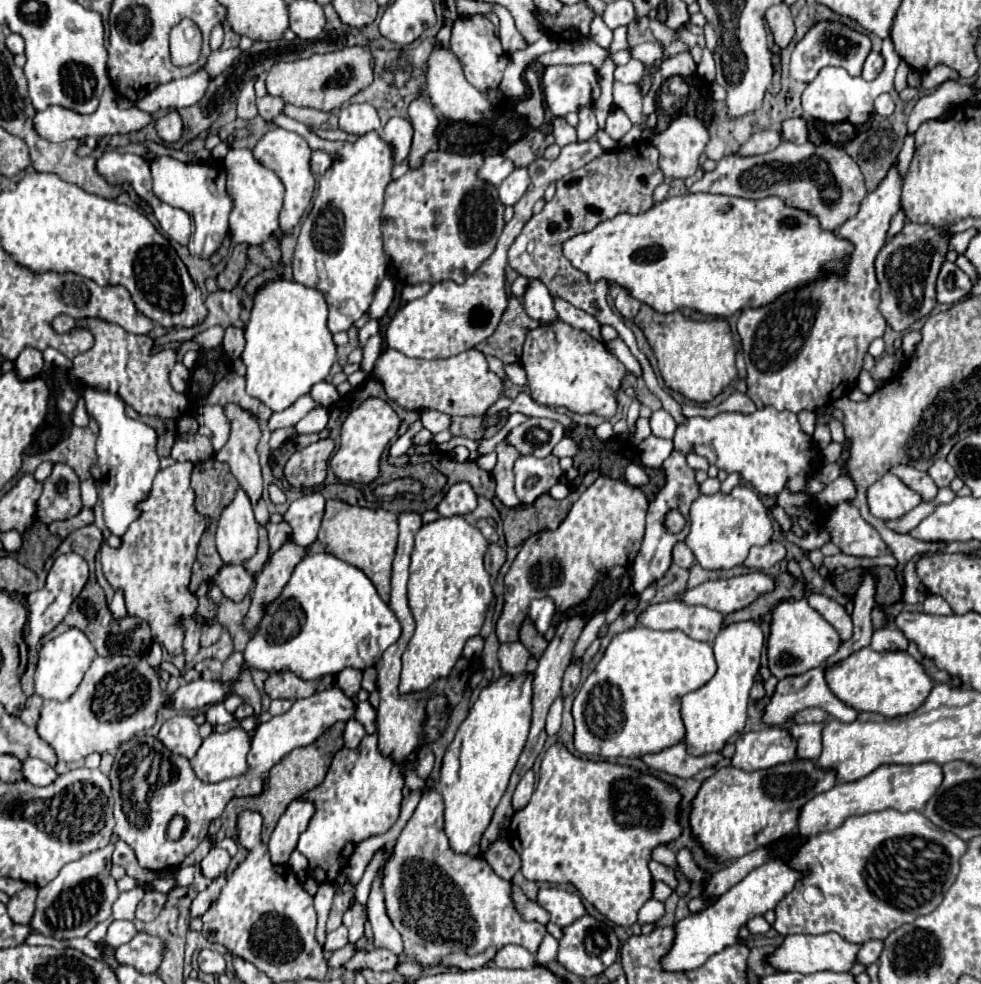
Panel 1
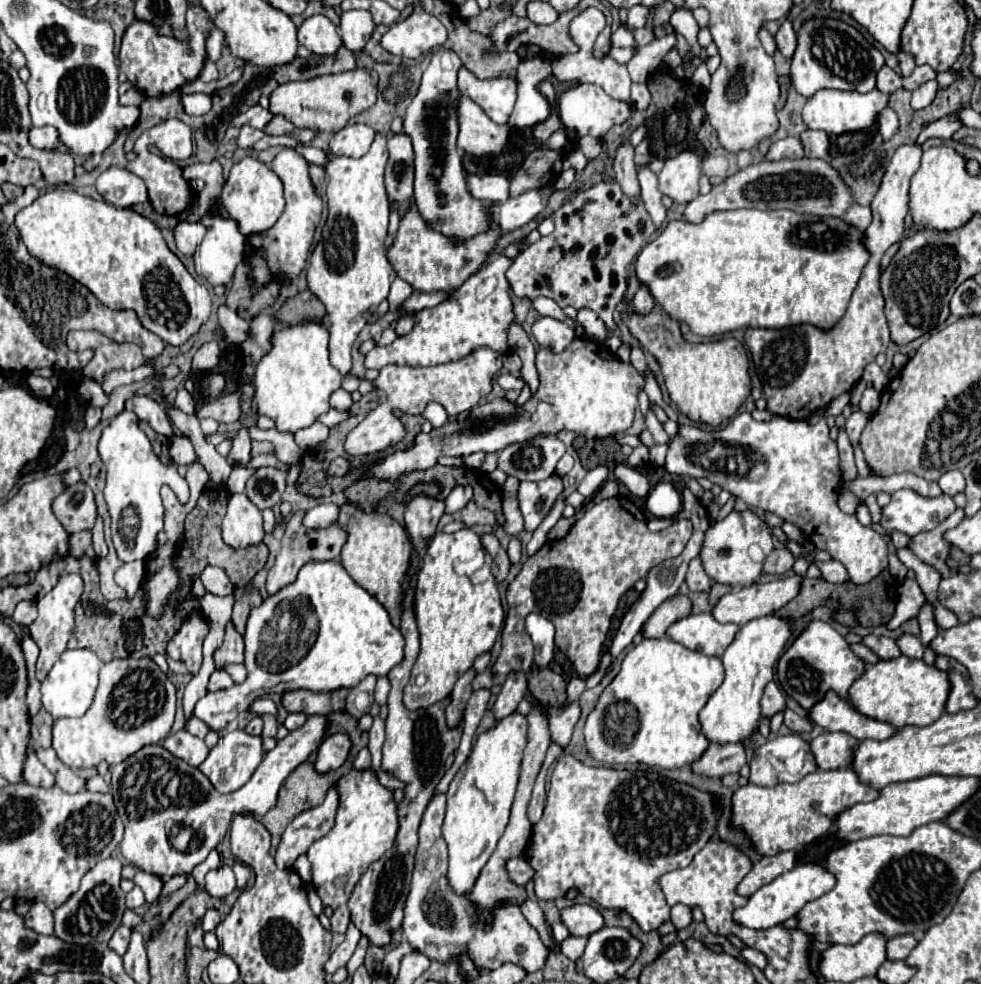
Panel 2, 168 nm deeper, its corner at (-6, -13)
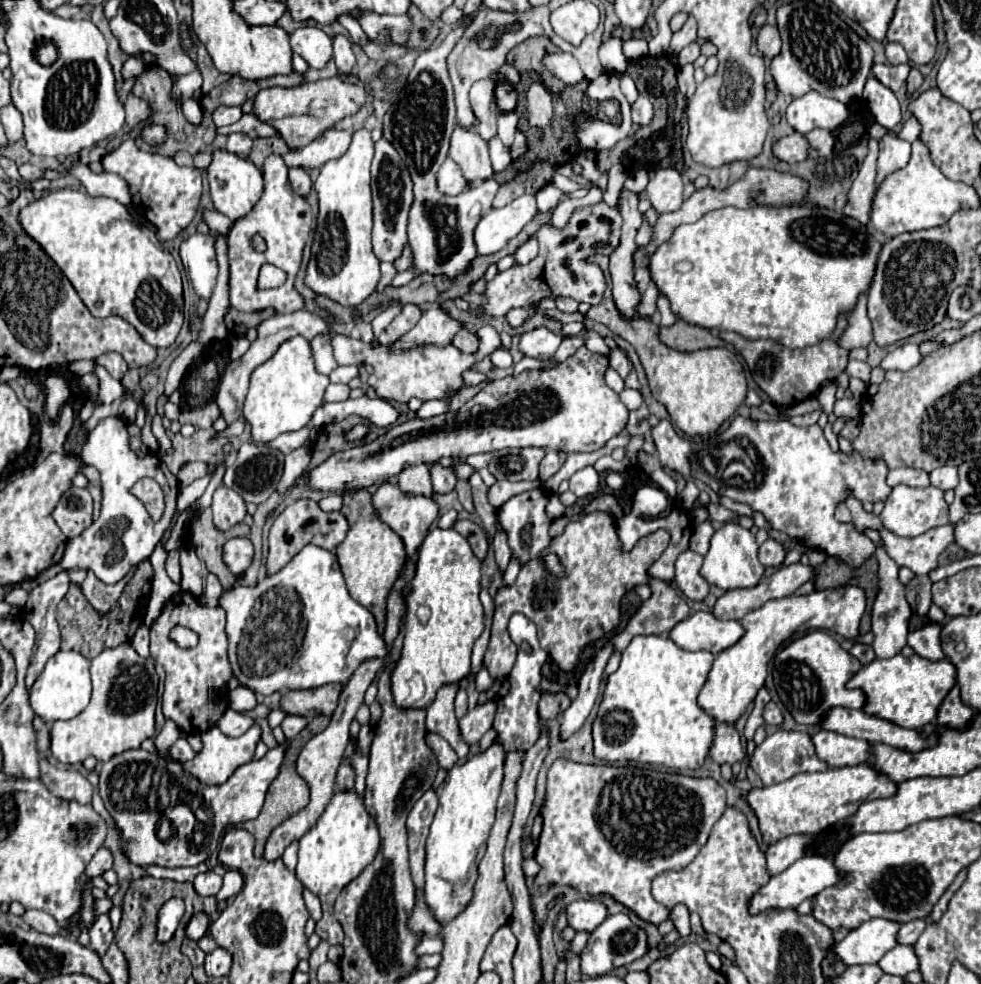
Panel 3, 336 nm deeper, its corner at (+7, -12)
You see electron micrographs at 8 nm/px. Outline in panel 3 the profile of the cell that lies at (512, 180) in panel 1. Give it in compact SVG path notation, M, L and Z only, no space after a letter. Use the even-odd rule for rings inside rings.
M523 194L503 208L491 208L475 228L479 254L499 252L535 216L535 196Z

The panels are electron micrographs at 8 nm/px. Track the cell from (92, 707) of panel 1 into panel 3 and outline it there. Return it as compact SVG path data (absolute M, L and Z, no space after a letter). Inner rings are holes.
M121 644L113 650L103 650L91 660L93 694L87 708L71 718L57 720L51 726L51 754L63 764L81 764L85 758L95 756L107 762L115 754L139 748L143 740L155 736L155 704L159 676L153 660L141 658L131 644Z

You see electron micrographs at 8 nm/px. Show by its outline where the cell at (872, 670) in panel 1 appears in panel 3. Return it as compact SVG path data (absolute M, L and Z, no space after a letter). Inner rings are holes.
M897 654L893 658L875 658L873 662L865 664L847 684L847 688L859 688L865 692L865 706L867 714L879 716L903 728L923 728L925 724L937 718L937 708L947 696L947 692L955 684L955 666L949 660L931 662L917 654L905 658Z

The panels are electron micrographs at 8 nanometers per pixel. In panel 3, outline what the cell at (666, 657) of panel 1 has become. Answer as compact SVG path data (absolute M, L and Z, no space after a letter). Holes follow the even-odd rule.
M635 636L623 650L619 668L607 678L603 700L593 722L595 758L605 762L635 760L679 770L699 768L707 756L715 728L711 726L711 718L697 706L697 694L707 680L711 664L711 652L687 652L679 648L671 638L663 636Z

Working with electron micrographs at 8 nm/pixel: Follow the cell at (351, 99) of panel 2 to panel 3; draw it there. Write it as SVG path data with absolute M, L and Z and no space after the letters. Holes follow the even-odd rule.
M341 76L305 82L295 88L265 88L255 96L255 116L267 124L271 124L289 148L303 148L313 142L319 134L333 128L345 116L359 112L365 104L365 88L363 84L351 84Z

